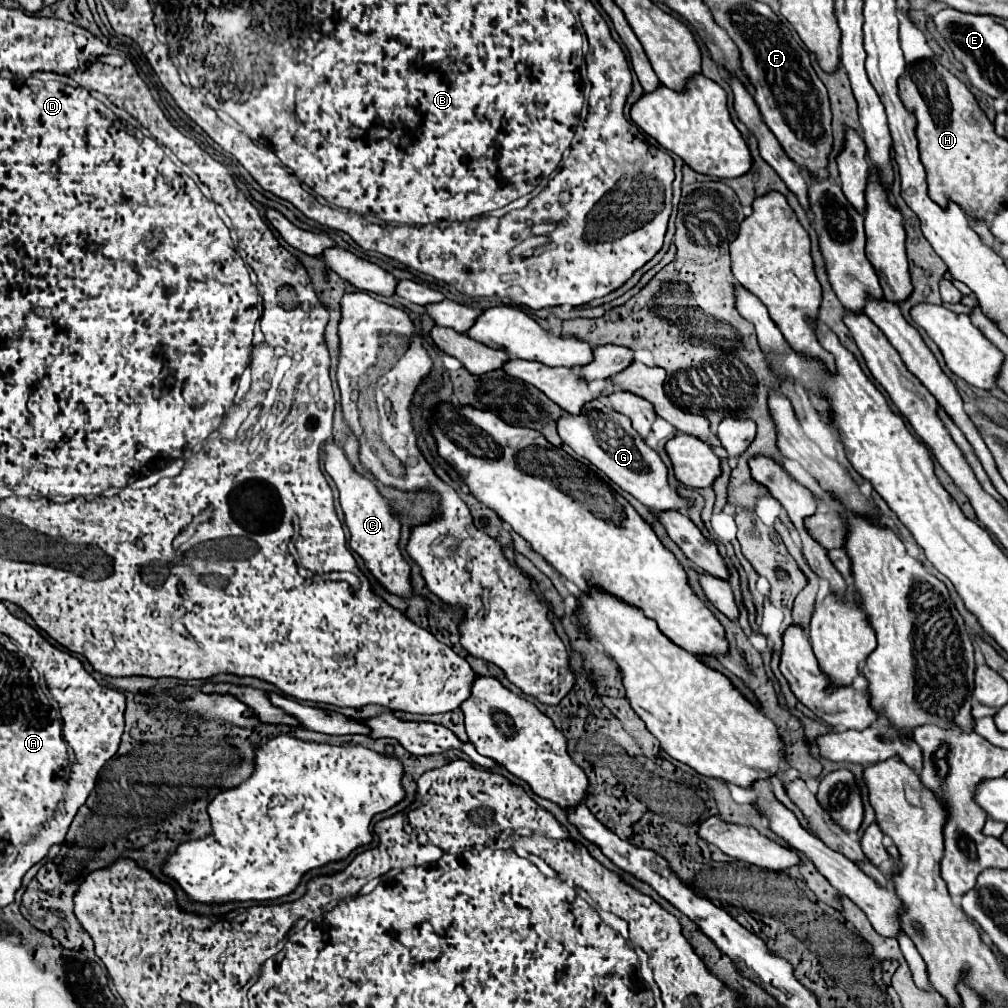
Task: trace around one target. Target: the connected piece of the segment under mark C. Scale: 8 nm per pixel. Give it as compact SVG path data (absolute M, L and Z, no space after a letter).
M332 442L326 444L326 472L334 478L338 490L340 490L340 504L346 516L346 526L352 534L350 538L350 548L354 552L358 552L364 560L368 570L384 584L386 590L390 590L392 594L400 594L400 596L408 596L412 594L410 588L410 566L408 562L404 562L400 550L398 550L398 538L400 538L400 524L394 518L394 512L390 510L388 502L378 494L376 486L372 484L372 480L356 474L352 470L352 466L348 464L344 450Z

